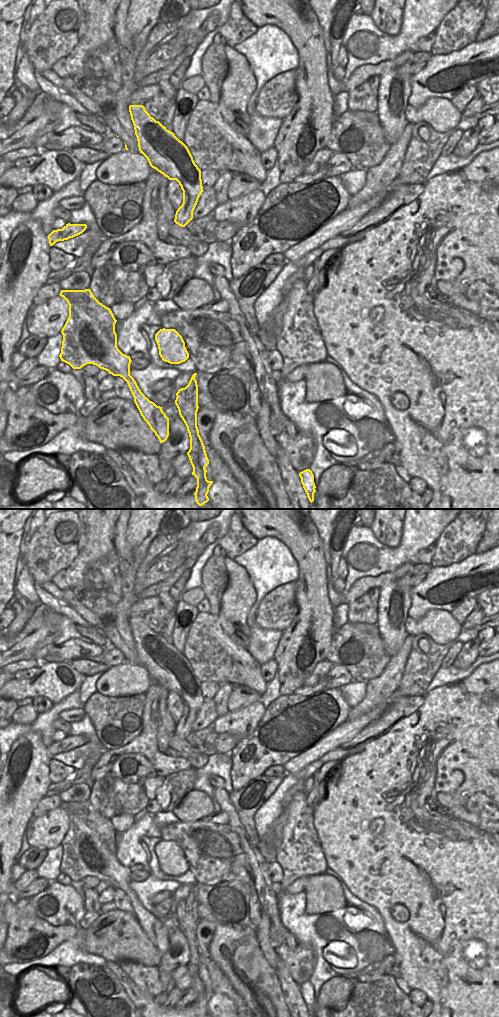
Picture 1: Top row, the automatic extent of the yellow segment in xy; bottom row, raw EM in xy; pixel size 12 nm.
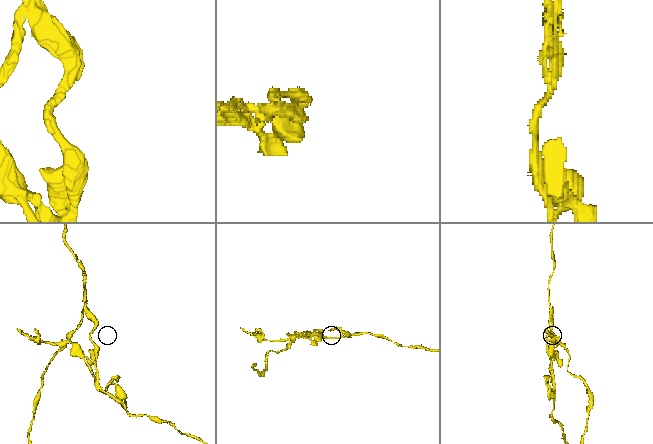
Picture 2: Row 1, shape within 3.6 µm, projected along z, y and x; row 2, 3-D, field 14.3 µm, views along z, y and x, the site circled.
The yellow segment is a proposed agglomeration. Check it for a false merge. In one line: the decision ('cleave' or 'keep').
cleave

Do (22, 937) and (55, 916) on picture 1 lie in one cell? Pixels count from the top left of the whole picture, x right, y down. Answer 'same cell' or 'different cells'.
different cells

